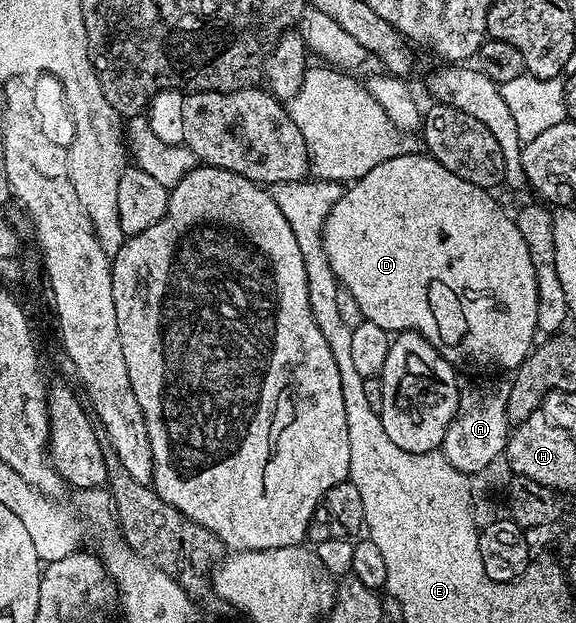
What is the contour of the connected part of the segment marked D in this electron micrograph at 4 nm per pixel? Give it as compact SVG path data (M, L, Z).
M404 153L389 161L381 161L381 165L373 165L365 177L354 180L344 190L323 226L323 248L333 273L339 279L339 286L347 287L349 293L353 293L353 301L357 301L363 318L373 321L373 325L381 325L381 329L389 333L416 331L457 369L468 367L471 371L479 371L475 373L511 373L523 364L537 343L537 277L521 229L517 229L514 218L510 214L507 216L506 209L491 195L494 194L488 188L469 185L469 181L457 177L457 173L449 173L445 165L426 153Z

